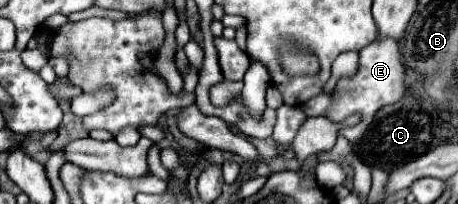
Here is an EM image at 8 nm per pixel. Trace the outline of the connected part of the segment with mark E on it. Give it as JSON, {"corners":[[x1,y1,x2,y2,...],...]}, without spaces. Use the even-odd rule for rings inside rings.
{"corners":[[374,40,370,46,366,46,364,50,360,50,360,60,358,60,358,70,352,76,342,76,336,82,334,88,334,100,330,104,330,108,326,110,326,118,334,120,334,122,342,122,346,116,360,112,362,114,362,122,358,126,344,126,338,130,340,136,348,138,352,144,360,146,362,136,366,132,366,128,370,126,370,122,374,120,376,112,388,104,394,104,398,100,404,98,406,94,406,68,400,56,400,48,394,40]]}

